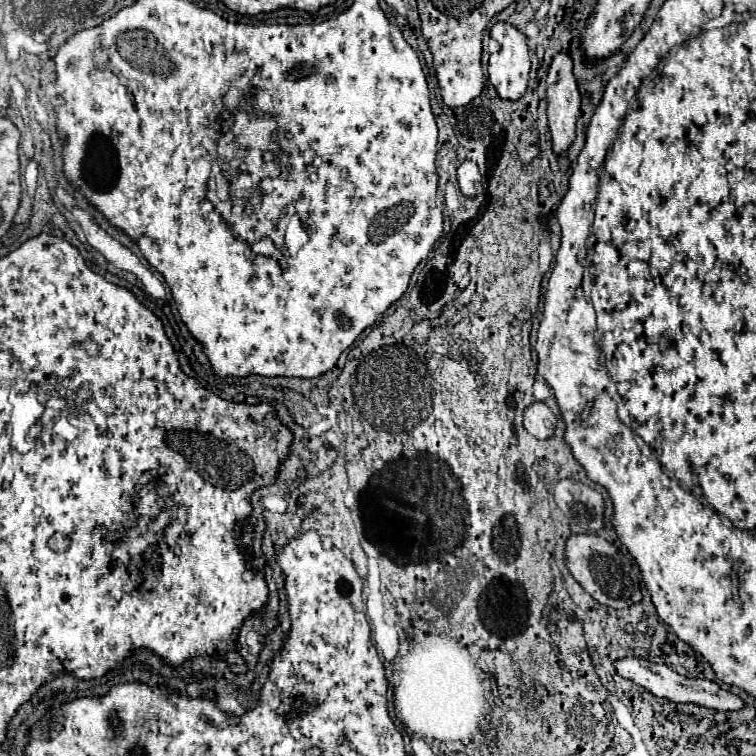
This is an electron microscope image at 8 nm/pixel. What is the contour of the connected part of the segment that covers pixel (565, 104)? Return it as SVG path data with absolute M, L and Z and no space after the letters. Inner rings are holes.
M561 51L553 57L547 73L547 115L555 153L563 153L573 143L579 107L581 95L573 77L573 61L567 51Z

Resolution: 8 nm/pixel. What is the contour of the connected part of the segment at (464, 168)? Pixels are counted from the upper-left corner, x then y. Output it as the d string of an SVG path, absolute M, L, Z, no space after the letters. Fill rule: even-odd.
M463 161L457 167L457 183L459 183L463 195L467 195L467 197L475 197L475 195L479 195L479 191L483 191L481 175L473 161Z

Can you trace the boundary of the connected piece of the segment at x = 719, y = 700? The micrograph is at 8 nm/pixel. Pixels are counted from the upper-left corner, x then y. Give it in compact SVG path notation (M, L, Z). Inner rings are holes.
M627 657L627 659L615 661L615 669L621 677L631 679L633 683L641 685L643 689L651 691L655 697L663 697L663 699L673 701L673 703L693 703L693 705L707 707L713 711L723 711L723 713L725 711L741 711L745 707L745 701L739 695L721 689L717 683L707 681L707 679L683 677L683 675L675 673L673 669L669 669L667 665L661 665L661 663L651 663L647 659L637 659L637 657Z

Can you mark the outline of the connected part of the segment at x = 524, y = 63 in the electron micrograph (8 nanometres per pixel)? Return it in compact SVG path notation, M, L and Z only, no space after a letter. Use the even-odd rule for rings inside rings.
M495 23L491 39L501 45L501 51L489 59L489 81L501 99L519 99L527 89L531 71L527 39L511 23Z

